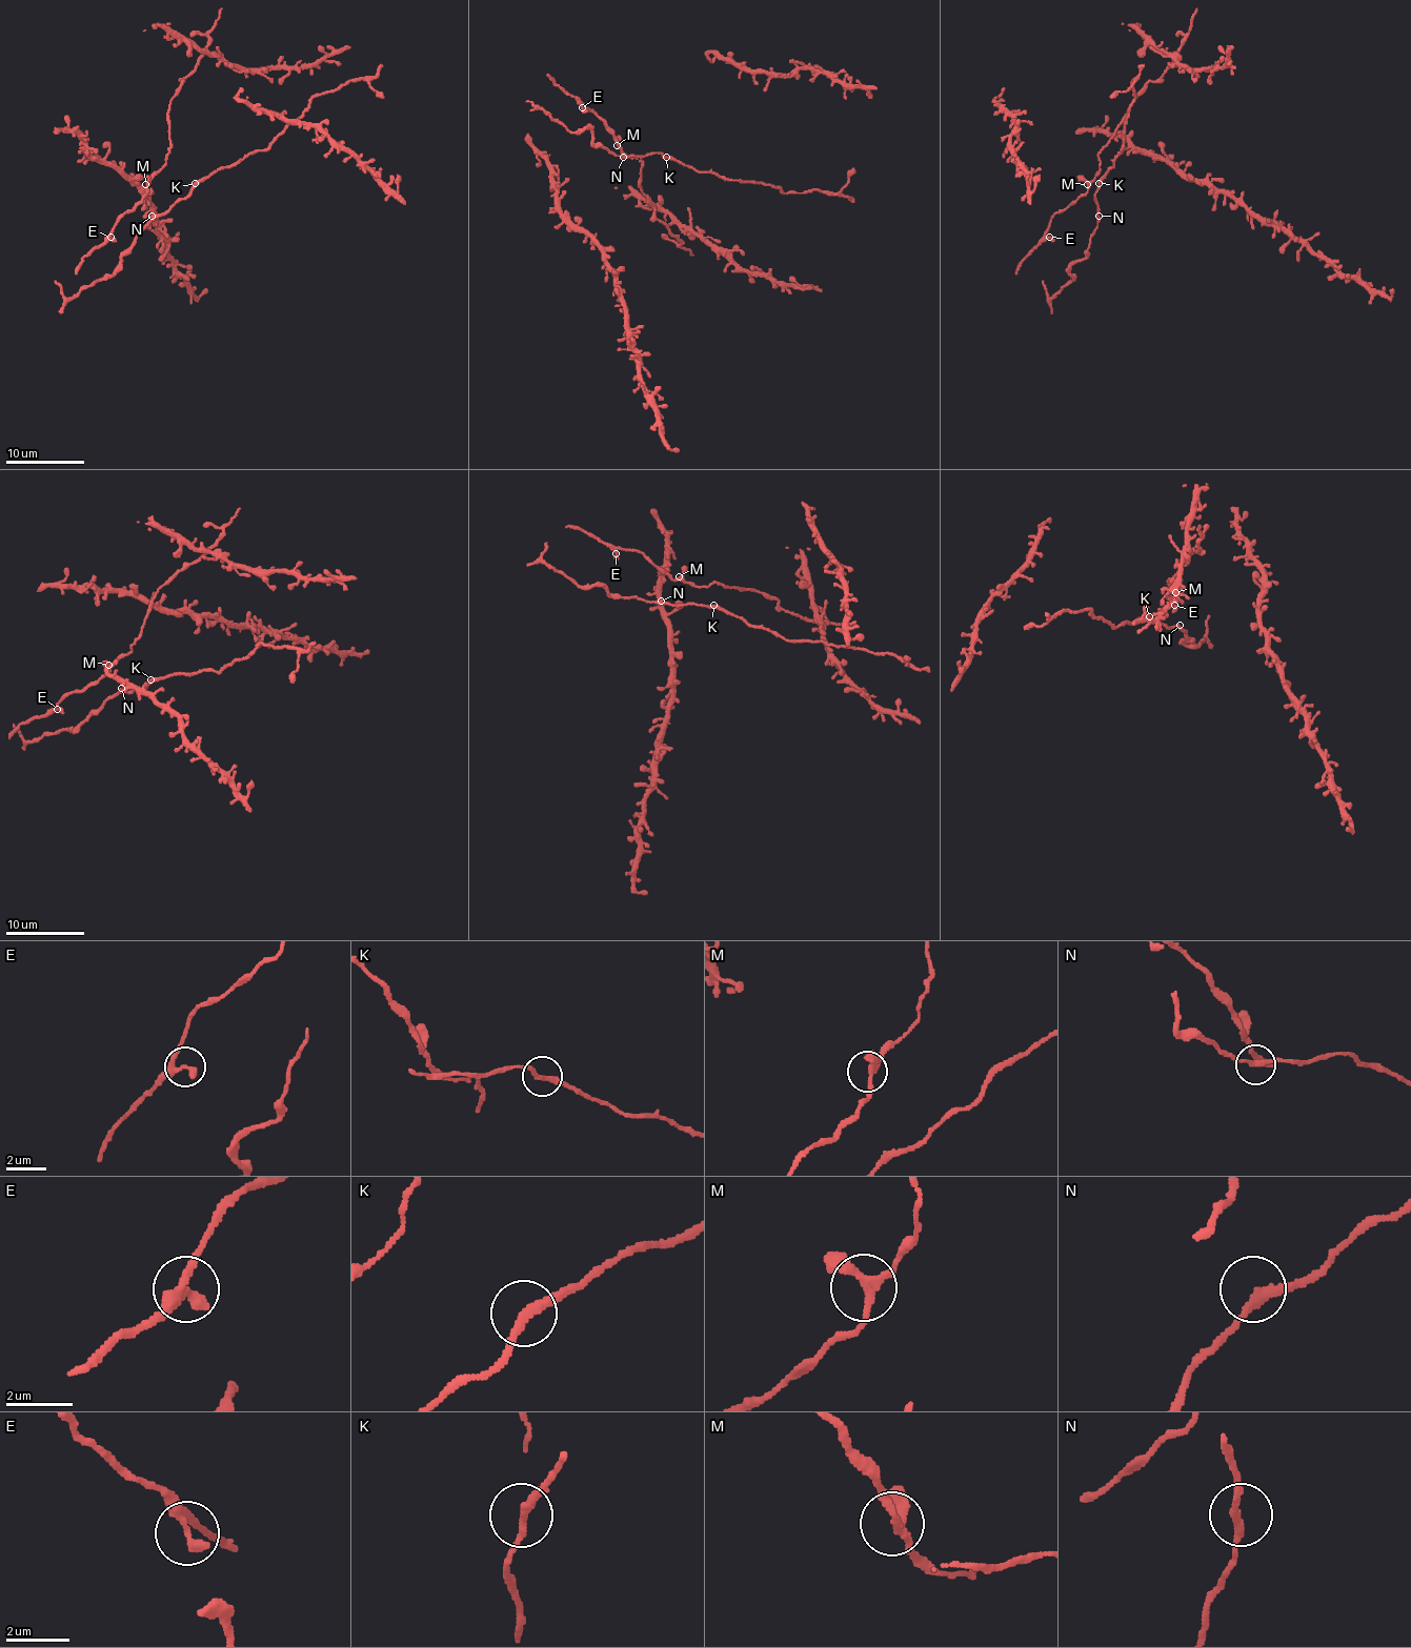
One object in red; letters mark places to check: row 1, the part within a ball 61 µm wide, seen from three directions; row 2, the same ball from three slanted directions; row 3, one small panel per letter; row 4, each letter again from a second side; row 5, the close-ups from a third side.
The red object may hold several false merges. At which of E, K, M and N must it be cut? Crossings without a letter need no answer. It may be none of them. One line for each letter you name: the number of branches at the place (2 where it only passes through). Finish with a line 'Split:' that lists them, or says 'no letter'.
Split: no letter

